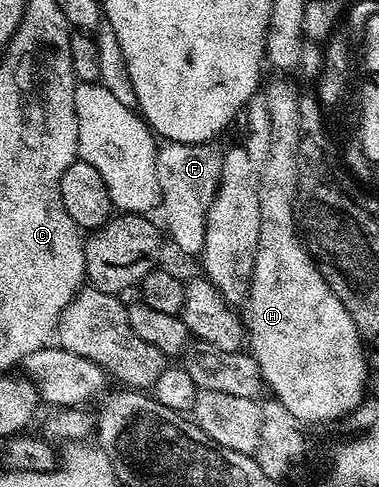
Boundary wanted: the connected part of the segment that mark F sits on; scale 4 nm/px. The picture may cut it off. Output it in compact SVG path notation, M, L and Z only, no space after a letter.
M168 140L161 141L158 145L157 156L156 156L156 178L158 186L157 191L158 191L158 196L160 196L161 200L160 204L162 206L162 216L164 218L164 220L162 219L162 224L163 227L165 228L169 241L171 238L173 244L182 253L188 256L197 257L198 255L201 255L204 246L204 236L206 235L206 218L208 214L208 208L211 206L212 200L215 198L215 193L218 191L219 184L222 180L224 150L223 147L220 148L218 145L219 143L216 142L200 142L196 145L188 145L184 144L183 142L168 141Z

